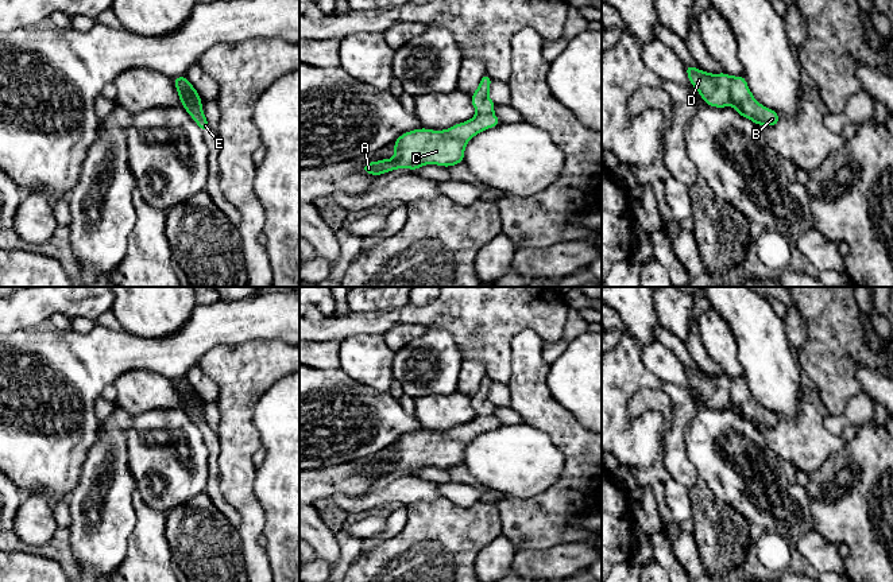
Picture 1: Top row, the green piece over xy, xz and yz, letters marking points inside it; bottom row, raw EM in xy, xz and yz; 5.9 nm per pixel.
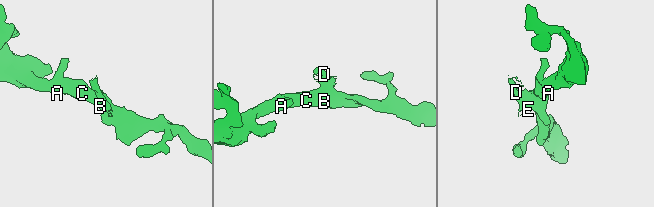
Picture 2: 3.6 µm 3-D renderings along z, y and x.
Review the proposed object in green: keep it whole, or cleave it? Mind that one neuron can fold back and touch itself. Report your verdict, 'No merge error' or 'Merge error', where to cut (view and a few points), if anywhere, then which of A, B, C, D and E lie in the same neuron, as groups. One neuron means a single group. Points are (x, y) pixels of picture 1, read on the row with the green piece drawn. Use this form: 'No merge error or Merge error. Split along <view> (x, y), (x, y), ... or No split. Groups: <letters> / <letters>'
Merge error. Split along yz (731, 77), (730, 100). Groups: A B C / D E

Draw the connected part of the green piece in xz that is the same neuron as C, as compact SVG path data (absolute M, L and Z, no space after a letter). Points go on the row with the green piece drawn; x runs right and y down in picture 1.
M478 113L468 121L459 123L444 131L420 128L402 133L394 141L393 159L367 162L363 171L370 175L409 168L418 170L425 164L451 167L464 162L467 143L478 133L499 125L494 113Z

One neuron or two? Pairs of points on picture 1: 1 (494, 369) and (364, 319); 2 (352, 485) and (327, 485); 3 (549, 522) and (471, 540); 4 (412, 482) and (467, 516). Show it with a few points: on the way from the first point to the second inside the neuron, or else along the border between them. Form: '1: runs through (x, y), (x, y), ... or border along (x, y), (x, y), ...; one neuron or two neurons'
1: runs through (468, 334), (451, 317), (399, 315); one neuron
2: runs through (346, 481), (333, 481); one neuron
3: border along (495, 504), (499, 512), (502, 534); two neurons
4: border along (441, 496), (406, 505); two neurons

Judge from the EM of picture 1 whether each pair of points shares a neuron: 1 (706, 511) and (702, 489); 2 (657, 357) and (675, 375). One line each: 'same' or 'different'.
1: same
2: same

